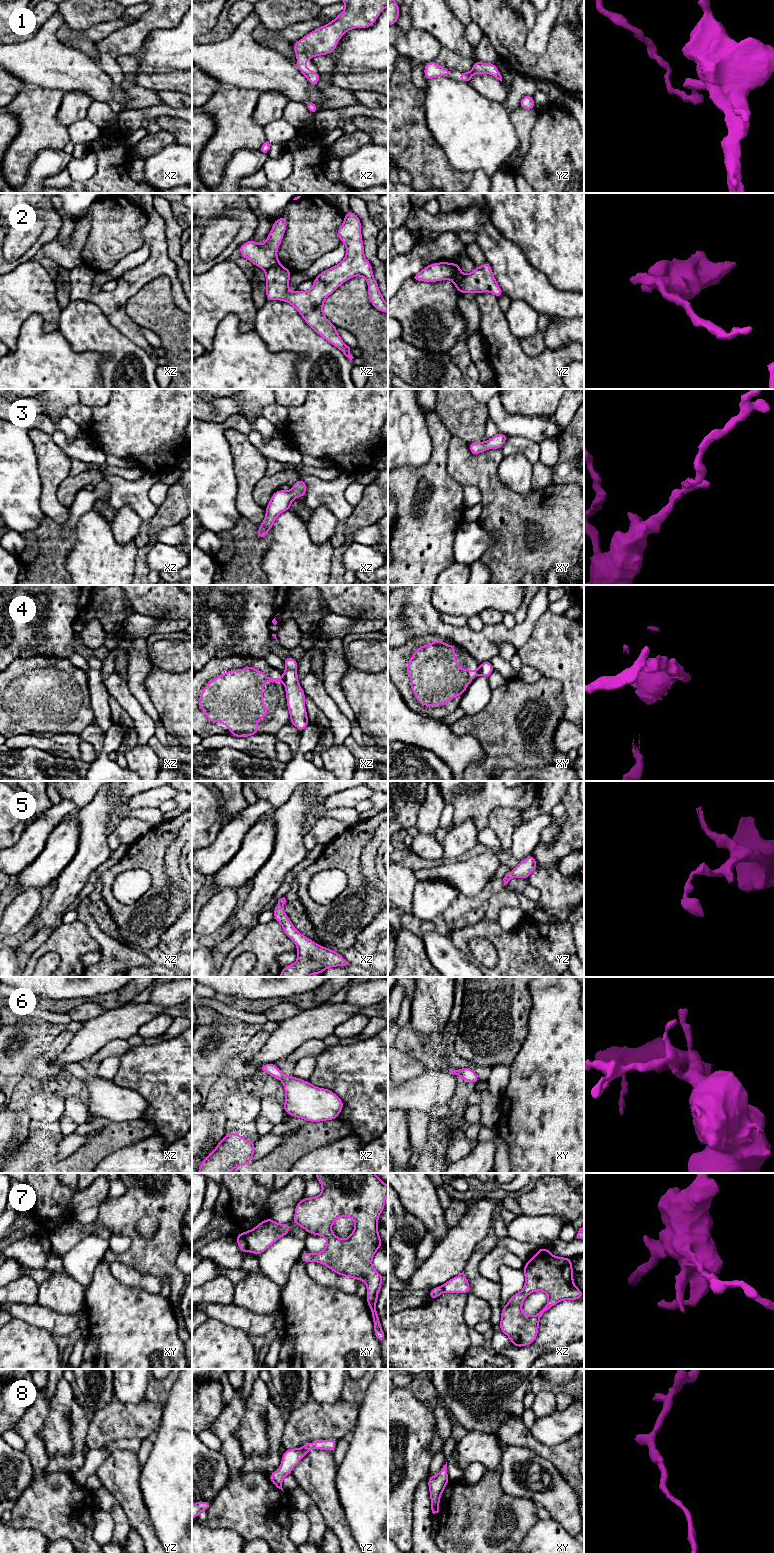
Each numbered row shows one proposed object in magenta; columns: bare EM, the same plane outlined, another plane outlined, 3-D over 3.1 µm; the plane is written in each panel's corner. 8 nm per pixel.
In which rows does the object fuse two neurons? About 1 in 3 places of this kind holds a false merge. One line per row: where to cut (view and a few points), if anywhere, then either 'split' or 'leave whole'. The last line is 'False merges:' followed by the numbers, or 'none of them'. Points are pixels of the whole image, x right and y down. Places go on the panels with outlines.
1: no cut; leave whole
2: cut in yz along (463, 275), (459, 282), (460, 292); split
3: no cut; leave whole
4: cut in xy along (478, 669), (479, 674); split
5: no cut; leave whole
6: no cut; leave whole
7: cut in xy along (240, 1233), (248, 1250); split
8: no cut; leave whole
False merges: 2, 4, 7

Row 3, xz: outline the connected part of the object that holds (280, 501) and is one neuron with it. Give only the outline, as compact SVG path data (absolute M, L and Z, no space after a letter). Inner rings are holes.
M301 478L295 482L289 492L282 489L274 492L265 508L266 516L263 522L259 525L257 538L263 539L267 532L272 529L276 517L291 508L294 498L304 497L306 492L306 483Z

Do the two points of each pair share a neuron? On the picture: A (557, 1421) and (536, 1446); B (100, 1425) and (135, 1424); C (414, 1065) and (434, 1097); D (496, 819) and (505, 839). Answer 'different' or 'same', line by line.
A: different
B: same
C: different
D: same

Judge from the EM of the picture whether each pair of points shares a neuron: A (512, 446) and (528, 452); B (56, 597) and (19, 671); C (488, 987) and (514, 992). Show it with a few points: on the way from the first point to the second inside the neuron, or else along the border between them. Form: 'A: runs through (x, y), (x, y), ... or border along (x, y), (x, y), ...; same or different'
A: runs through (516, 446), (524, 448); same
B: border along (37, 654), (60, 658); different
C: runs through (494, 987), (499, 992), (508, 992); same

